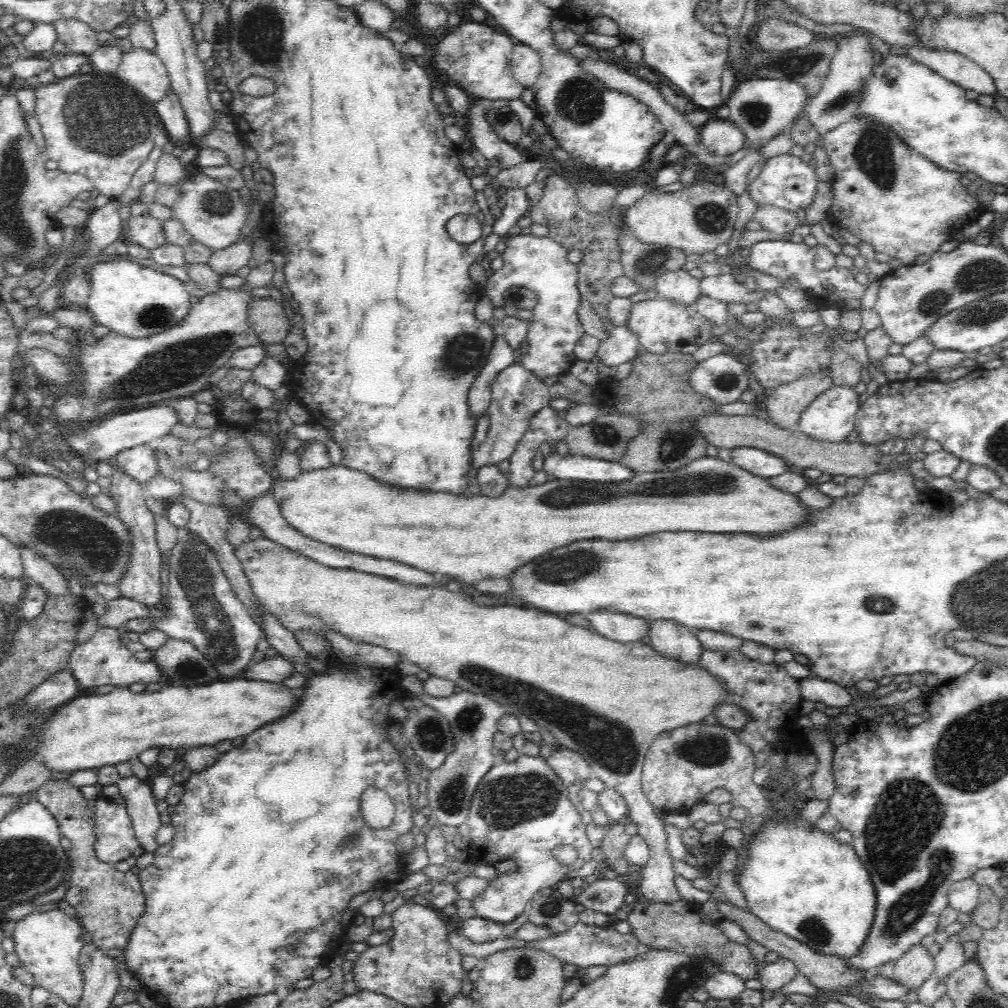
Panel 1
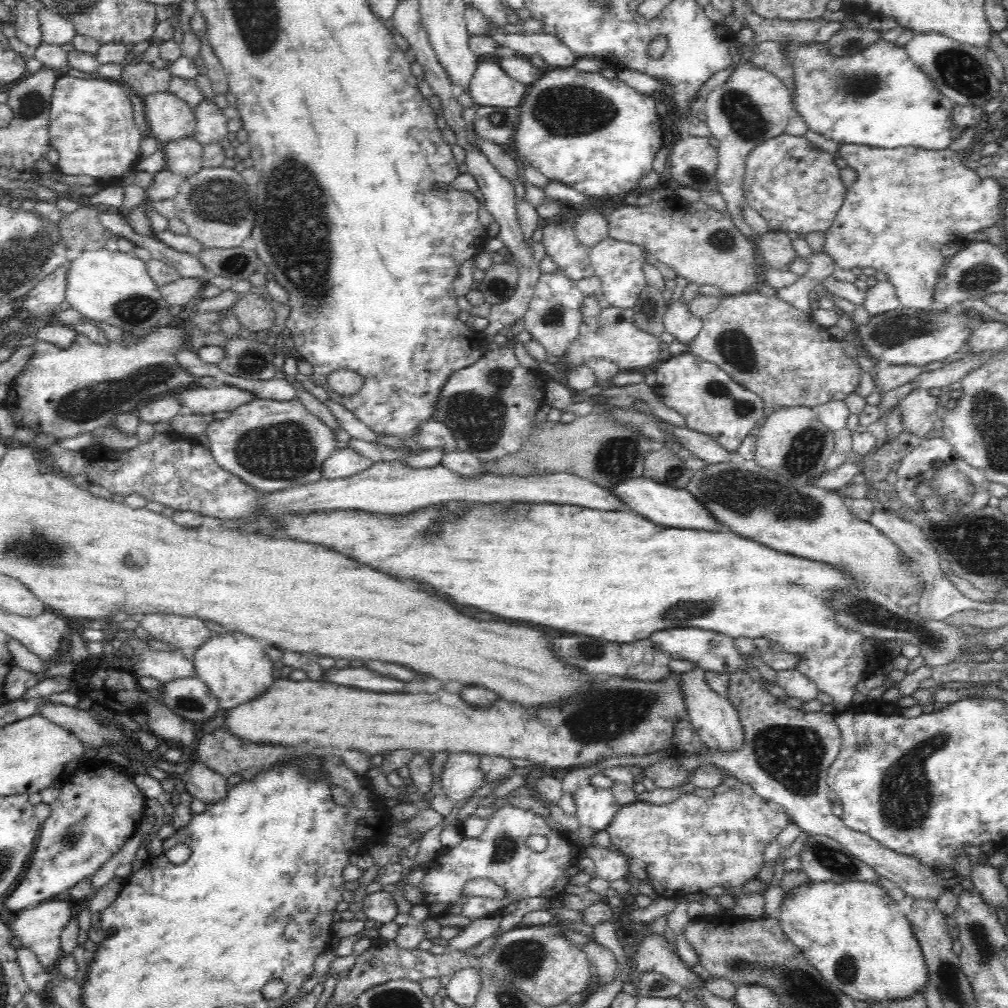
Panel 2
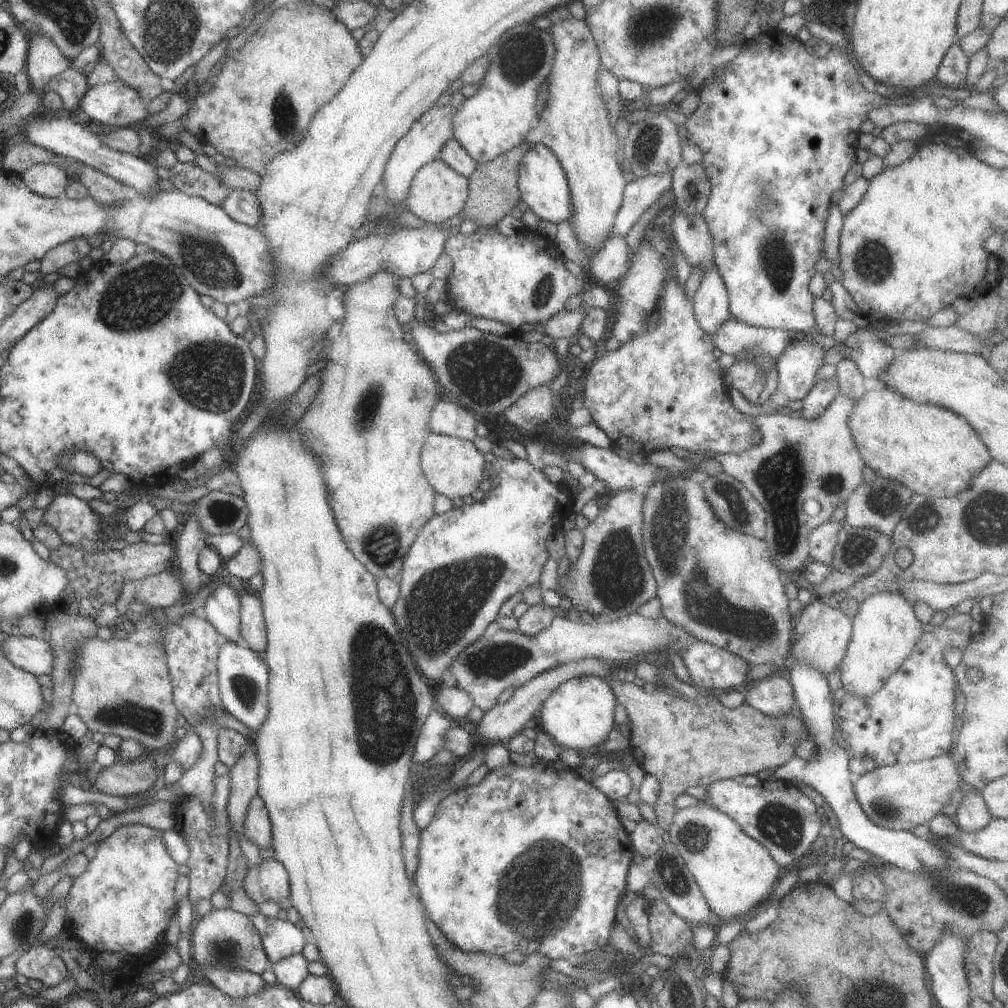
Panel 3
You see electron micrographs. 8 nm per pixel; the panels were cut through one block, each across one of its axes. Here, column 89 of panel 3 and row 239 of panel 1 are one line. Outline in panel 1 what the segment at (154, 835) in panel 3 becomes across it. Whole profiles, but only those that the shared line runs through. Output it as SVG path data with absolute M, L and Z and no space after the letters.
M854 115L850 118L850 120L846 120L844 124L838 125L838 128L834 128L834 130L830 130L830 132L826 132L826 134L818 136L816 142L814 142L813 148L817 146L824 148L832 164L832 168L834 168L834 176L830 181L834 201L832 207L830 208L829 215L833 218L833 220L835 220L835 222L838 222L838 226L840 228L847 228L852 234L854 234L854 236L856 236L856 238L860 238L860 242L865 240L872 244L872 248L875 253L883 252L884 254L890 256L890 259L898 259L898 261L900 261L900 266L914 265L916 258L918 258L918 256L922 256L922 254L926 254L926 256L934 254L938 251L942 242L951 240L952 236L956 233L960 234L962 228L975 222L976 218L978 218L984 210L984 208L982 208L968 192L967 187L964 187L960 183L960 177L962 174L938 168L936 164L932 164L932 162L930 162L930 160L928 160L925 156L918 154L918 152L914 151L914 149L908 147L908 145L900 139L900 135L894 133L894 130L890 129L890 127L886 127L886 125L876 123L876 121L864 119L864 117L860 117L860 115Z

